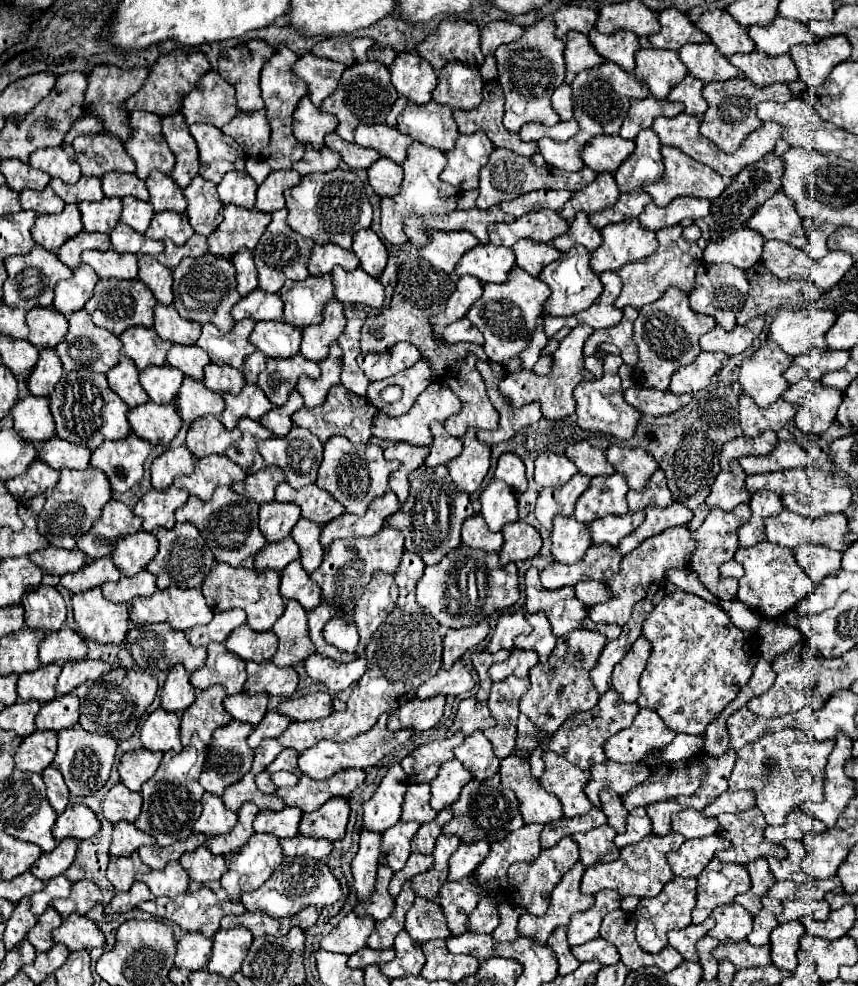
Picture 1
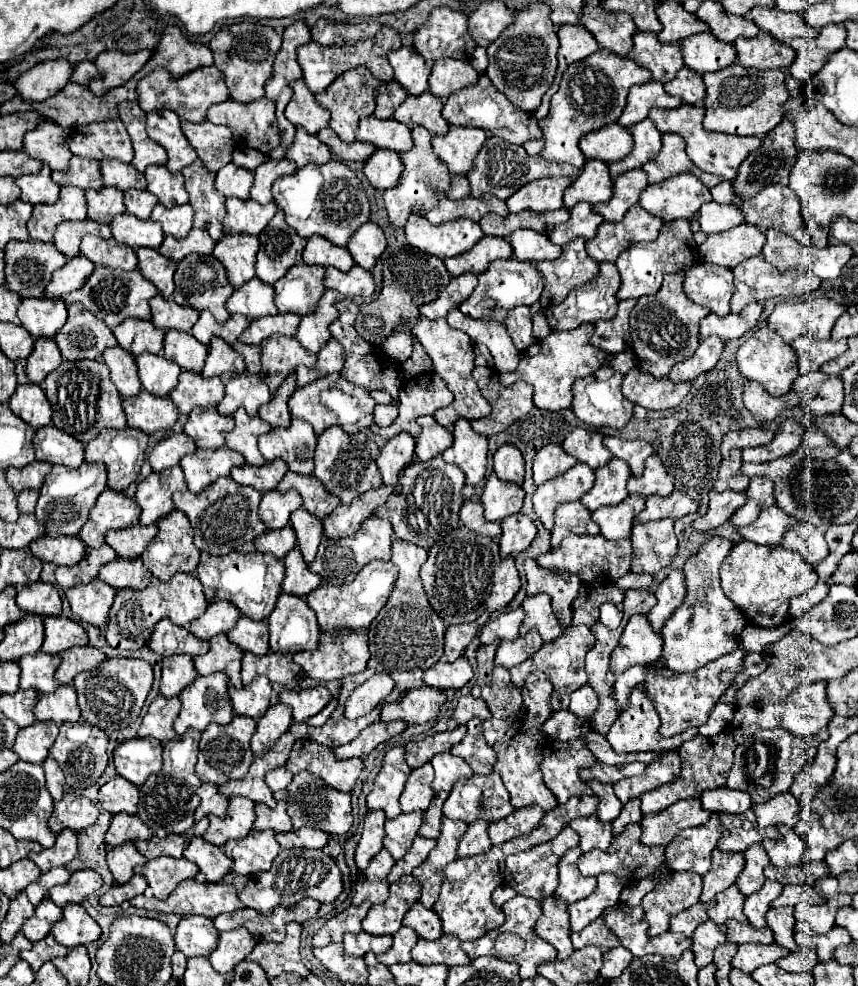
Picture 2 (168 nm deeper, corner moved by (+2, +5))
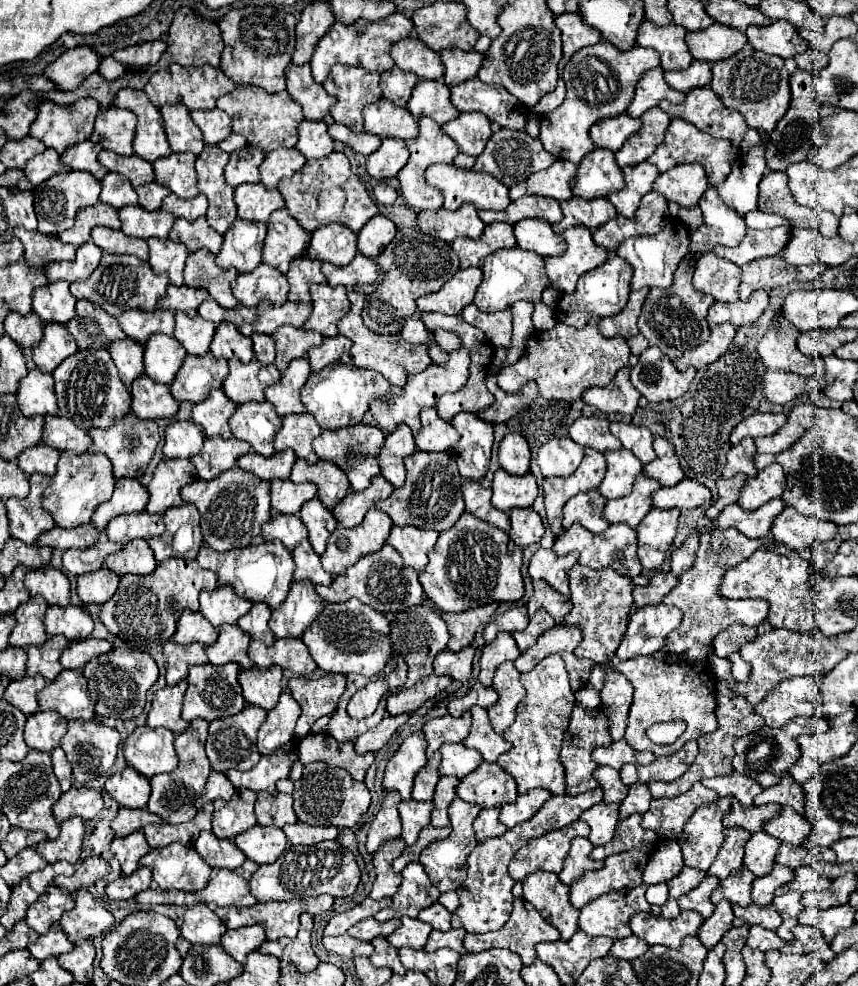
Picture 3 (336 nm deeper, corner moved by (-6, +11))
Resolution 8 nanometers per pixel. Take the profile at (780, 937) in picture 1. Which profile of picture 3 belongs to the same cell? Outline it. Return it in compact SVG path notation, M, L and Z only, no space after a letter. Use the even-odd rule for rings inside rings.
M787 892L785 896L777 896L773 900L773 906L779 910L779 914L783 918L783 924L777 928L777 934L779 934L779 938L791 942L793 940L793 932L791 930L797 924L799 912L803 910L801 894L799 892Z

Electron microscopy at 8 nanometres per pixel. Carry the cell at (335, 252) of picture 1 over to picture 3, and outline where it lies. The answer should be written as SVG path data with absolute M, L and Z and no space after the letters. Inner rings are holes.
M329 224L317 228L307 248L309 258L329 260L331 264L337 266L349 264L349 260L353 260L355 254L357 254L355 232L341 224Z

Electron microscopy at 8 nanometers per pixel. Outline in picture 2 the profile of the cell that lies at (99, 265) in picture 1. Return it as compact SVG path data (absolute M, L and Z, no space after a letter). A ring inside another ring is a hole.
M85 236L81 242L81 254L85 254L95 266L121 268L127 272L137 268L137 256L133 254L133 248L119 244L115 238L101 240L97 236Z

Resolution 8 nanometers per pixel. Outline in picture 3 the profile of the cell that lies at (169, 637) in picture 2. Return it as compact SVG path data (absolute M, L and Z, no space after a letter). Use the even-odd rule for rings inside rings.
M183 612L181 614L173 642L177 642L177 644L201 642L201 644L209 646L215 640L217 640L217 628L213 628L209 624L209 620L205 620L201 616L201 612Z

